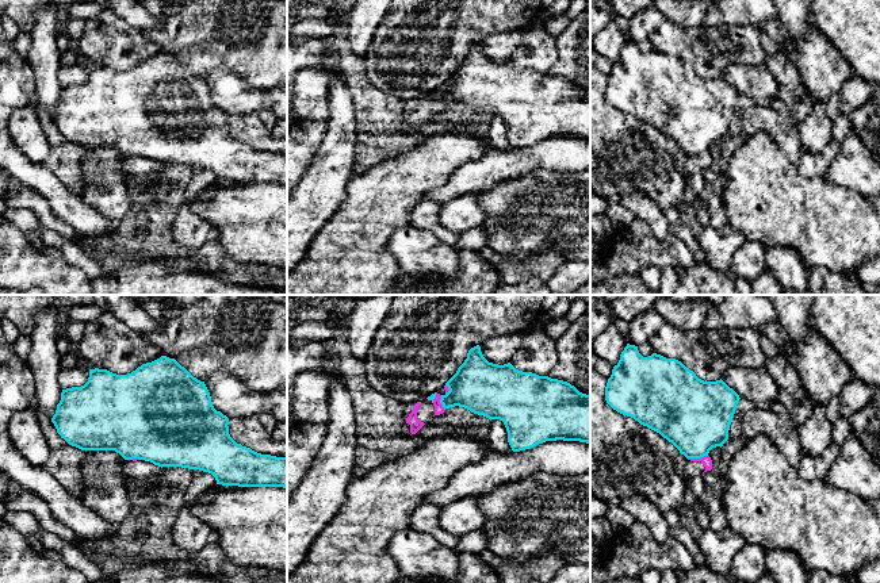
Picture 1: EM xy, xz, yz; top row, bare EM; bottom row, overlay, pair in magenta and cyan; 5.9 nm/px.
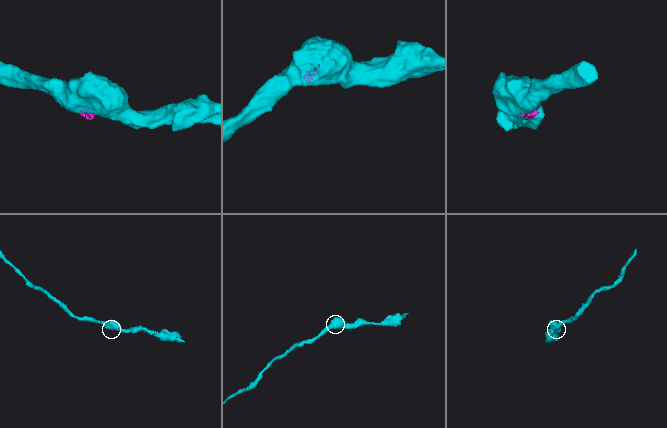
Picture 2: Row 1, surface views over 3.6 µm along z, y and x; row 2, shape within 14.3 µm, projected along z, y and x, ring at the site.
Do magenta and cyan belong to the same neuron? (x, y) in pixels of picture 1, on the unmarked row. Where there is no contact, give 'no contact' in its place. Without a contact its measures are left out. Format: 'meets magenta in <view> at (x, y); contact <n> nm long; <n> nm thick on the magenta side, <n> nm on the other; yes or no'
meets magenta in yz at (697, 156); contact 120 nm long; 60 nm thick on the magenta side, 420 nm on the other; no

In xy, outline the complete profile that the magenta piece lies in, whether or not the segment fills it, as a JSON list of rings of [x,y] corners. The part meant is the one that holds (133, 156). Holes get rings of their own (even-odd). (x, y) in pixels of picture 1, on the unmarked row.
[[[138,156],[125,157],[123,165],[125,170],[129,174],[135,174],[138,177],[153,176],[162,170],[161,164],[154,162],[150,158],[138,157]]]

